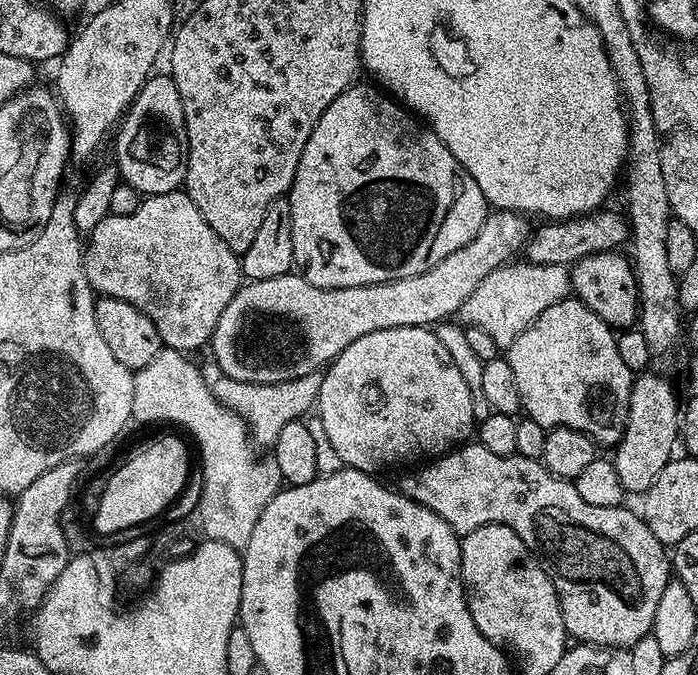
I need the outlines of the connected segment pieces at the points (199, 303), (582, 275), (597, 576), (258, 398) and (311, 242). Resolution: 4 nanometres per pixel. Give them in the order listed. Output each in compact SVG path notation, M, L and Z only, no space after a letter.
M183 190L141 199L138 210L134 210L134 214L122 214L121 216L109 214L105 220L98 222L98 226L94 226L94 230L86 240L84 269L93 293L118 298L122 302L130 302L130 306L138 306L138 310L142 310L142 314L146 314L146 318L150 318L150 322L154 322L160 335L161 345L185 354L193 354L192 352L198 351L203 344L205 347L211 341L212 331L218 326L218 318L222 318L222 310L226 310L226 306L230 306L230 298L234 298L234 294L240 289L242 283L240 256L234 250L230 250L230 246L226 246L226 242L222 242L222 238L218 238L218 234L214 234L214 230L210 230L210 222L206 222L206 218L202 218L202 210L198 210L198 206L194 206L192 199Z
M619 251L599 252L582 258L571 265L571 291L575 299L581 300L586 307L594 310L614 330L631 328L637 323L640 311L640 291L636 285L636 273L632 261Z
M468 442L463 446L457 446L452 451L444 453L435 462L425 464L428 464L425 468L417 467L415 469L417 472L413 476L405 478L404 485L402 485L404 495L409 496L414 502L418 502L422 506L426 506L439 514L458 534L473 532L478 526L486 526L487 524L505 524L506 526L510 526L510 530L514 530L514 534L518 534L518 538L522 538L524 545L532 551L532 555L540 561L540 564L546 570L546 574L552 579L552 584L555 586L556 593L560 599L564 628L573 641L585 644L598 644L600 647L609 650L615 650L615 648L628 650L631 649L633 644L639 642L643 636L651 633L658 602L661 601L662 592L666 589L670 579L670 556L666 551L665 545L660 544L658 538L654 538L654 534L650 534L647 524L644 523L637 513L635 516L628 509L628 506L618 508L590 506L590 502L585 502L578 494L573 481L563 480L561 476L556 476L554 473L548 471L540 460L531 460L525 456L518 455L499 456L498 454L493 454L490 450L486 450L486 446L482 446L479 442Z
M320 372L277 384L238 382L238 378L230 378L223 374L217 377L217 380L213 379L210 384L212 393L225 408L235 412L247 424L249 433L257 445L275 445L282 426L286 426L286 422L291 420L301 419L305 415L303 412L311 413L320 393Z
M363 82L353 84L345 92L338 94L338 98L330 102L330 106L326 106L322 118L318 118L318 126L314 126L310 138L306 138L306 150L302 150L302 158L298 162L298 170L292 183L292 191L286 197L290 206L295 267L299 275L305 276L314 286L349 288L381 284L387 280L401 280L410 278L414 274L422 274L430 270L430 266L438 266L438 262L442 262L446 254L454 254L454 250L462 250L462 246L466 246L466 242L470 242L470 238L478 234L482 222L488 217L490 211L487 198L482 194L482 190L478 190L478 182L470 178L470 174L458 162L458 158L450 154L450 150L432 133L432 129L415 115L410 114L409 109L393 99L391 95L369 84L363 84Z

